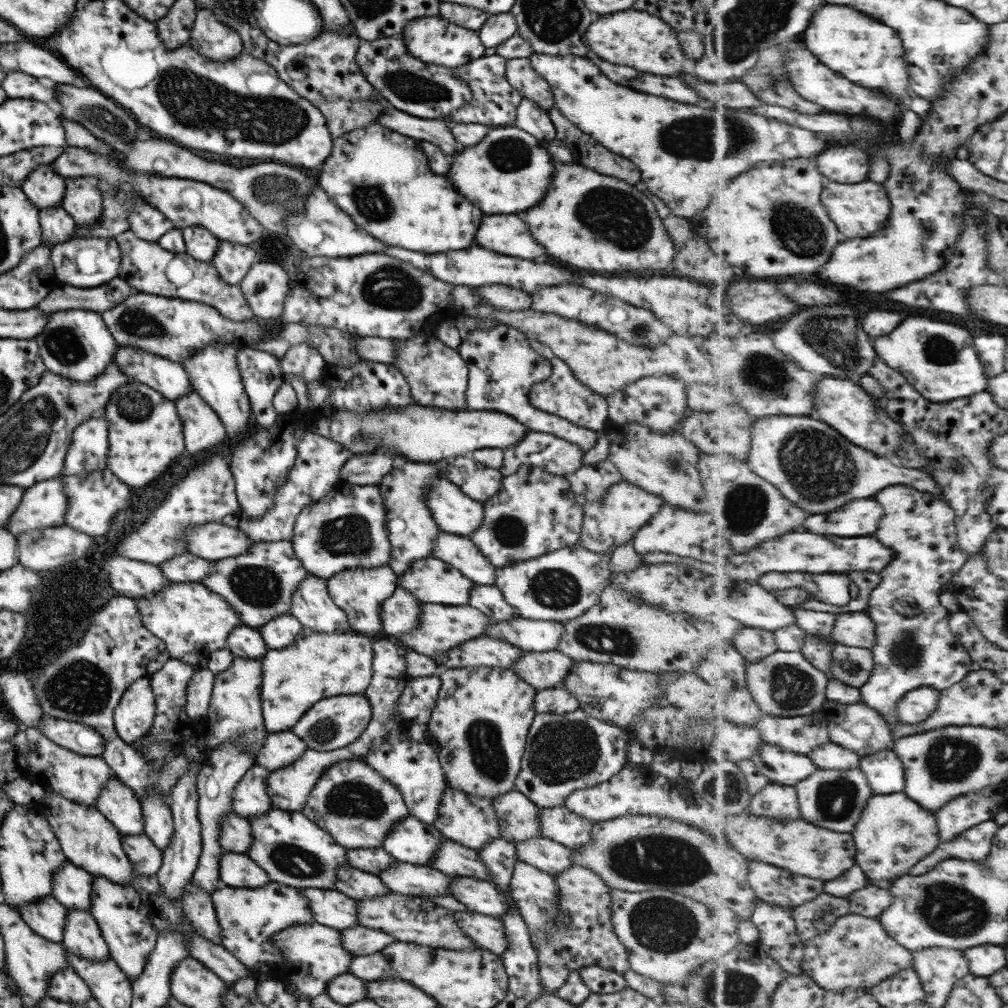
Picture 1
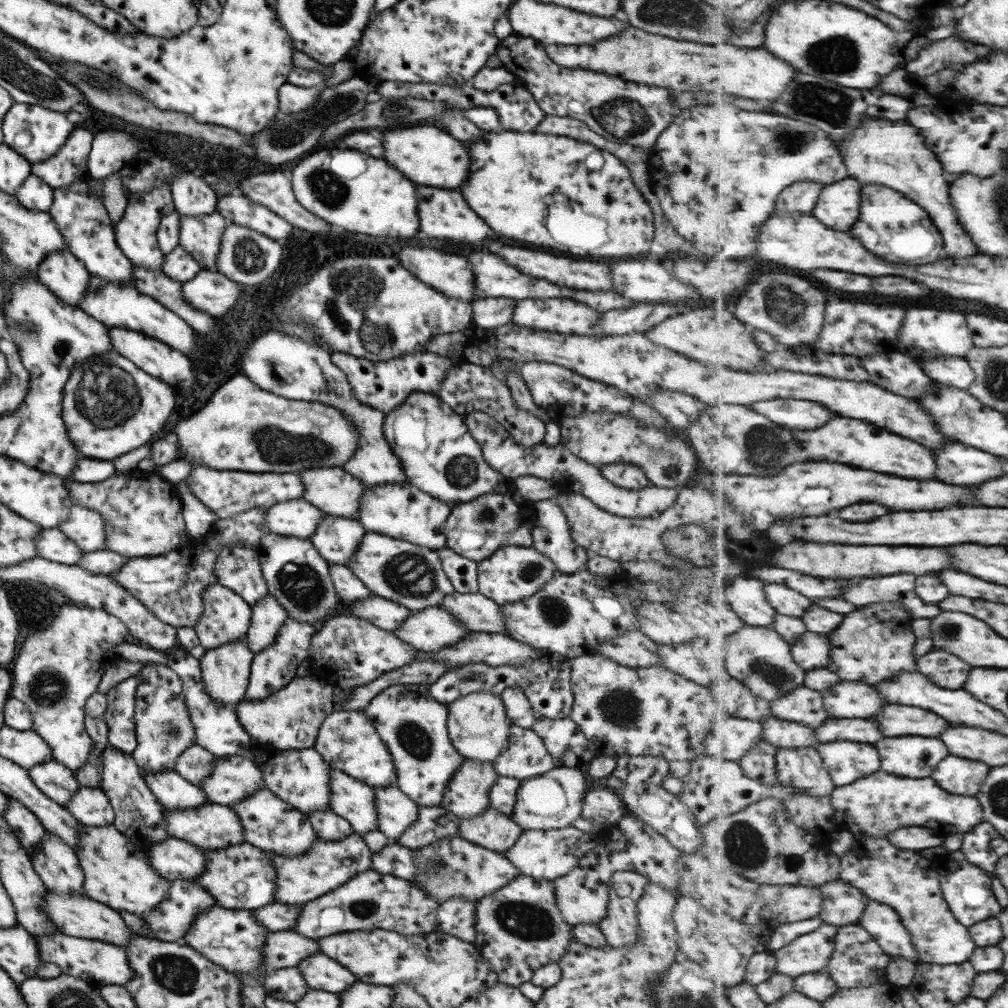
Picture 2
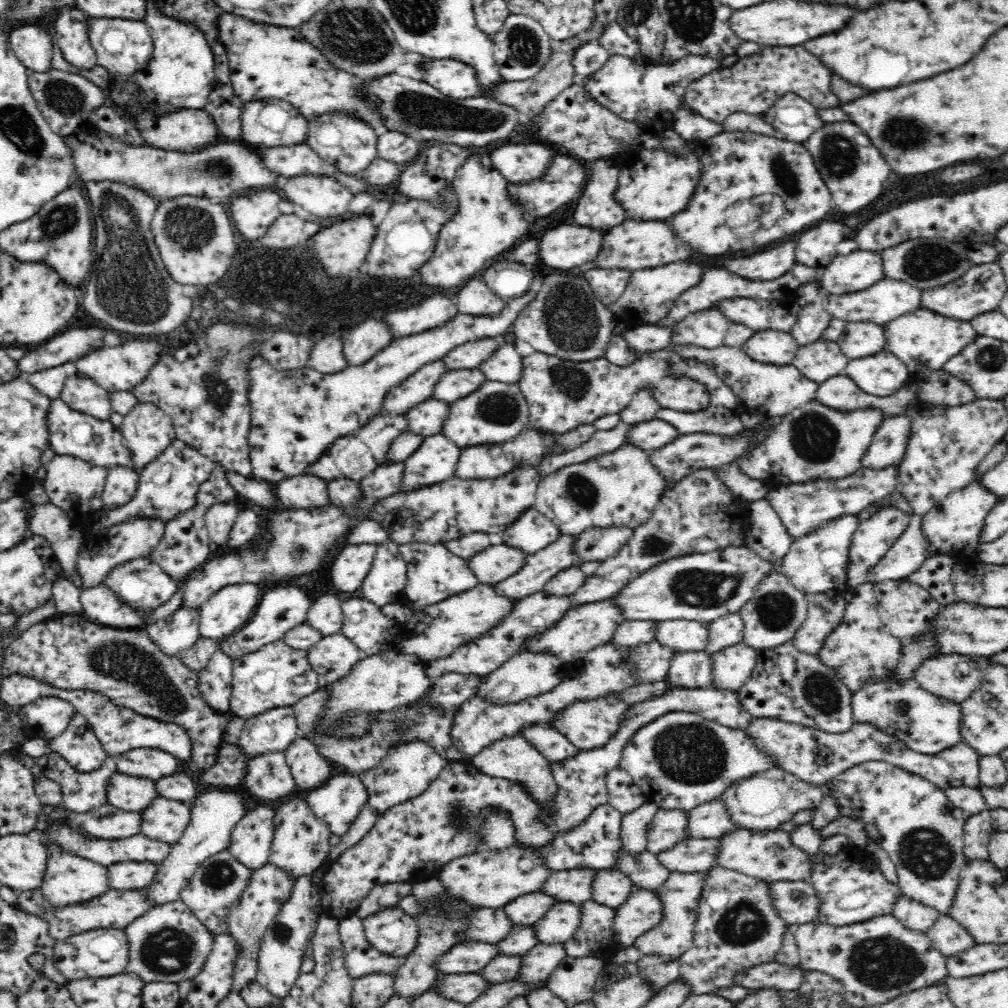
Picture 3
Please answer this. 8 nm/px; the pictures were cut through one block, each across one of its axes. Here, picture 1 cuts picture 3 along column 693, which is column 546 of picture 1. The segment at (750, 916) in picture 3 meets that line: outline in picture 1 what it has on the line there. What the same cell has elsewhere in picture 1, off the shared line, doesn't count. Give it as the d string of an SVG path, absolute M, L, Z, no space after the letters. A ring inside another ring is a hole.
M571 865L567 870L555 876L557 885L557 916L553 916L553 926L545 933L547 940L537 942L535 946L537 973L542 995L554 994L565 982L572 970L583 966L597 965L616 973L629 969L626 948L619 943L611 927L611 892L612 888L593 871Z

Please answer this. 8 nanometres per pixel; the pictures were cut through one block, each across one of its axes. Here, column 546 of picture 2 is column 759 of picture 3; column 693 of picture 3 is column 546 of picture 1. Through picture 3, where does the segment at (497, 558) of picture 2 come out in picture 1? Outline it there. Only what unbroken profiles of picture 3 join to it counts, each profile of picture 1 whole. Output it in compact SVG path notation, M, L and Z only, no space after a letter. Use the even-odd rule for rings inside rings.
M577 543L529 560L495 568L493 584L500 590L514 616L563 623L581 616L597 602L601 591L608 586L611 554L611 551L591 552Z

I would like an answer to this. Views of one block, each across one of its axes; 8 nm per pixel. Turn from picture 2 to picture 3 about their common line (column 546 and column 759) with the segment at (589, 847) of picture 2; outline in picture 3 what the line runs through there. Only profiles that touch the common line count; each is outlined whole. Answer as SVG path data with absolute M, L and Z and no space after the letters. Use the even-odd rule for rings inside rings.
M778 828L774 830L736 829L720 836L717 845L717 866L741 872L763 881L808 880L812 870L812 858L792 845L790 835Z

